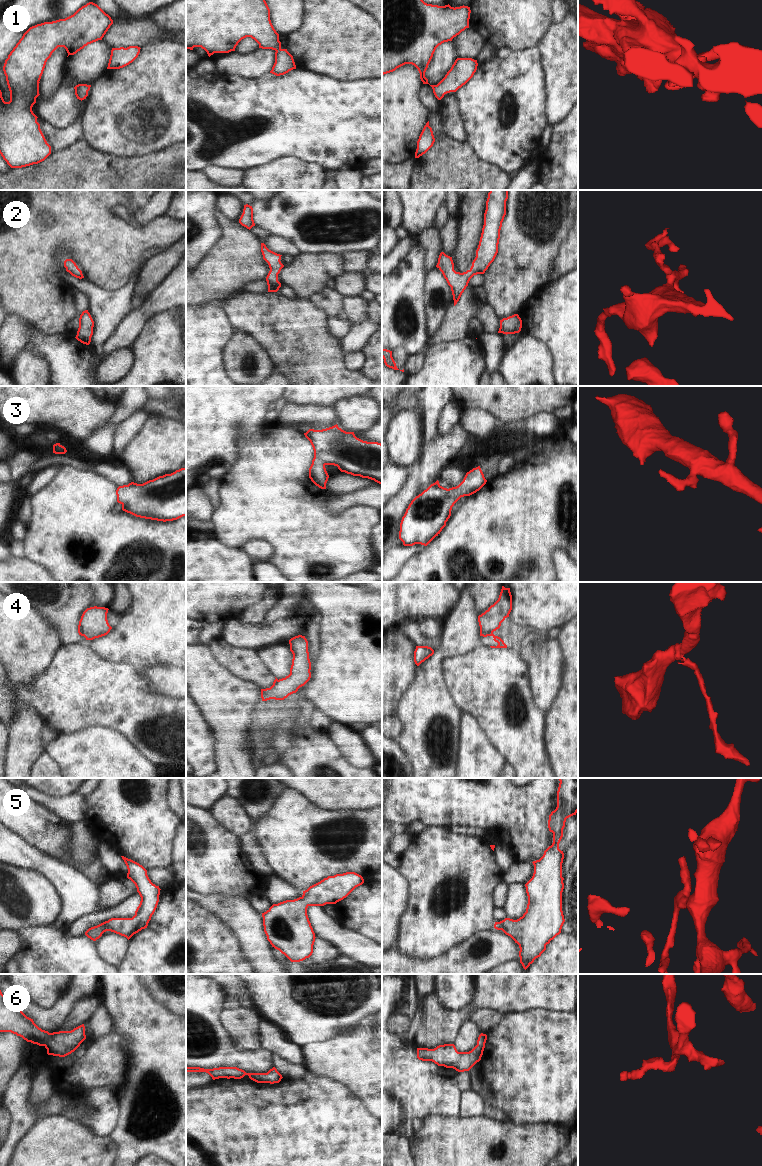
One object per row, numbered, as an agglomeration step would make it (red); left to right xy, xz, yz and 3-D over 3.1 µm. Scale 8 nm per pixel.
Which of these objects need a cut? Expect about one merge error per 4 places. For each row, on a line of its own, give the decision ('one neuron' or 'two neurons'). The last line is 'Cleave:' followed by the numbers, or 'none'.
1: one neuron
2: one neuron
3: one neuron
4: two neurons
5: one neuron
6: one neuron
Cleave: 4

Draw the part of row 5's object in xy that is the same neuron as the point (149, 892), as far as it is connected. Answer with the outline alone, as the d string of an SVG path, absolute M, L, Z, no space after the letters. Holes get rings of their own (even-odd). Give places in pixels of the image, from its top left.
M124 856L121 857L128 869L127 878L135 884L141 901L132 918L111 918L89 928L85 935L93 941L99 939L106 931L114 932L129 940L134 934L147 928L157 908L161 890L159 886L151 882L147 870L142 865Z

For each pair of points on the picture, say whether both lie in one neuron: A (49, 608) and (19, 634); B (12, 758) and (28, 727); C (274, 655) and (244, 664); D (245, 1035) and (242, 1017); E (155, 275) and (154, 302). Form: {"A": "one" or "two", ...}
{"A": "two", "B": "one", "C": "two", "D": "one", "E": "two"}

